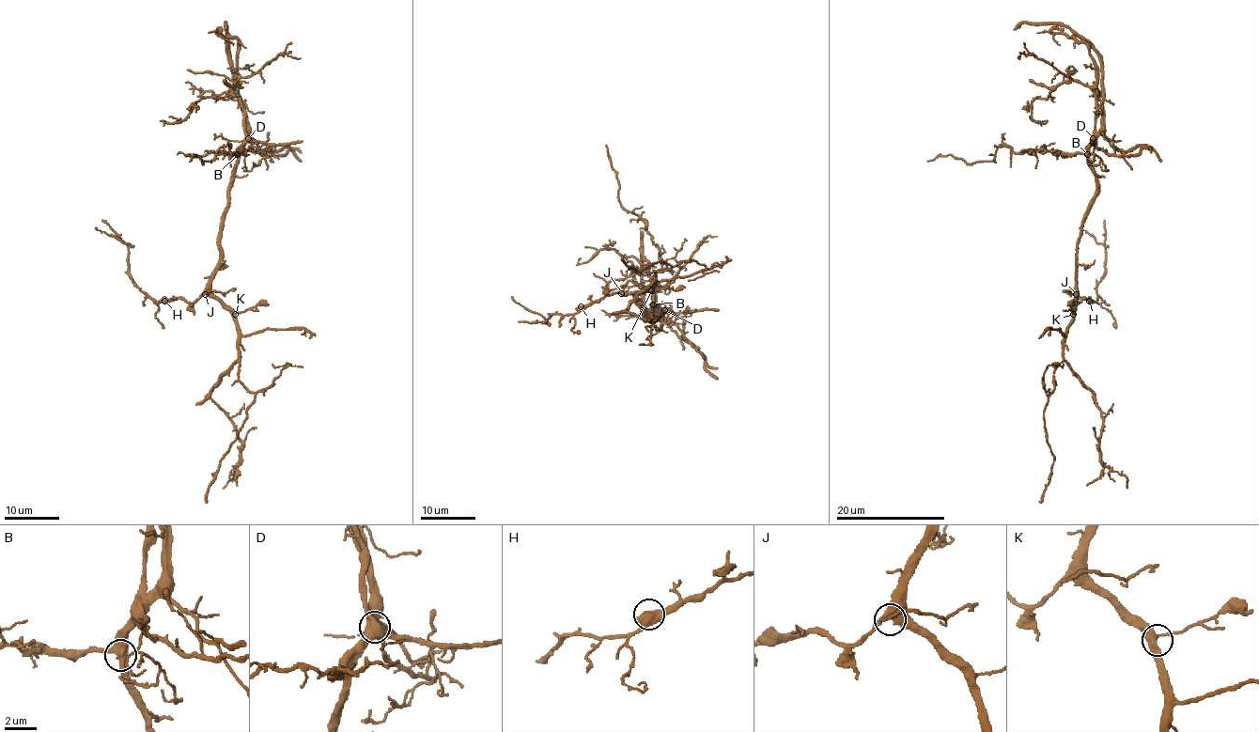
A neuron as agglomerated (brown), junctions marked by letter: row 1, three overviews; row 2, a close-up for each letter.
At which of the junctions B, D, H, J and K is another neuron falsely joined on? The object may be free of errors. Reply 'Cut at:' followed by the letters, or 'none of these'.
Cut at: D

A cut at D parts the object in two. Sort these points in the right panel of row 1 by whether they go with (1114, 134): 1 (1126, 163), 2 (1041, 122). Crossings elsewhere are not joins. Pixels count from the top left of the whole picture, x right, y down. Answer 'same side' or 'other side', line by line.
1: same side
2: other side

